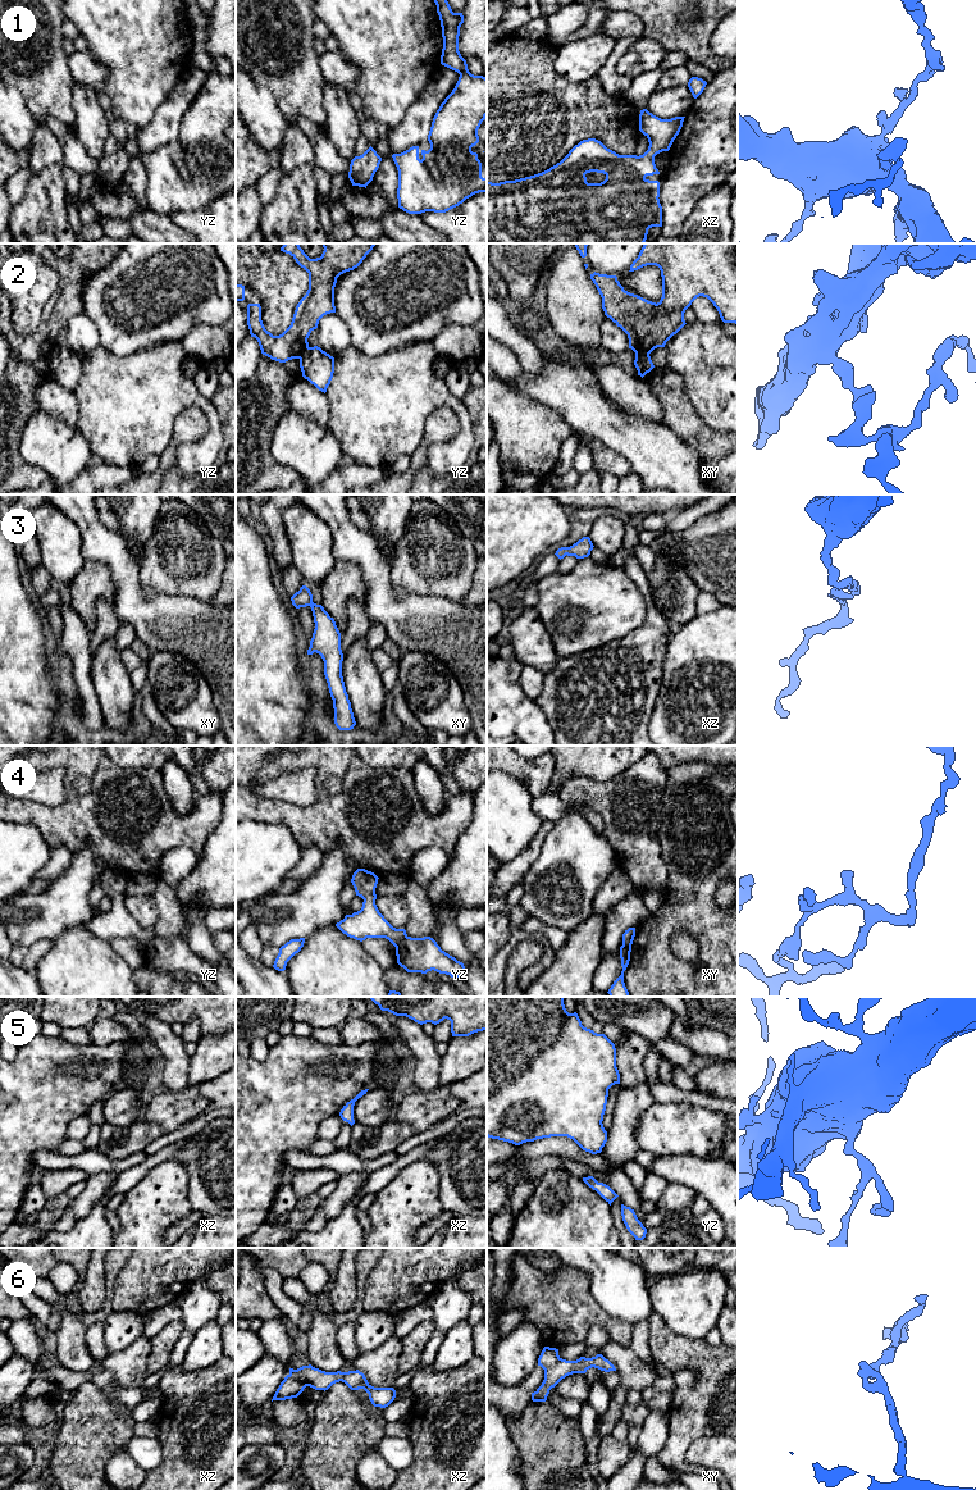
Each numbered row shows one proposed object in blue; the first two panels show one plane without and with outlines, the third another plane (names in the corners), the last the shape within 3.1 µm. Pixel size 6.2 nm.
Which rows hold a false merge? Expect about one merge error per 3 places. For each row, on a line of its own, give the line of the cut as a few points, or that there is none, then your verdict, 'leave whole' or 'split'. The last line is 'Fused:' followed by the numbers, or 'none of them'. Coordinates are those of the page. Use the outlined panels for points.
1: no cut; leave whole
2: cut in xy along (635, 352), (648, 354); split
3: no cut; leave whole
4: cut in yz along (406, 935), (396, 947); split
5: no cut; leave whole
6: no cut; leave whole
Fused: 2, 4

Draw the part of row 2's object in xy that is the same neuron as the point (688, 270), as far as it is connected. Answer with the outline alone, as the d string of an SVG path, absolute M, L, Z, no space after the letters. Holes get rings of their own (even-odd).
M644 243L629 272L656 265L662 277L662 297L656 304L630 293L616 275L593 273L590 279L601 297L605 315L620 327L635 354L651 354L676 334L687 323L685 310L699 297L707 297L724 323L738 324L738 243Z

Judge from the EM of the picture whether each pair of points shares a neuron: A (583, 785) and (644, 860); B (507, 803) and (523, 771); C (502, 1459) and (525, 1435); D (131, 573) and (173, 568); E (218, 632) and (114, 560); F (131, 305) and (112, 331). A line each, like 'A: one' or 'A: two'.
A: one
B: two
C: two
D: two
E: one
F: one

